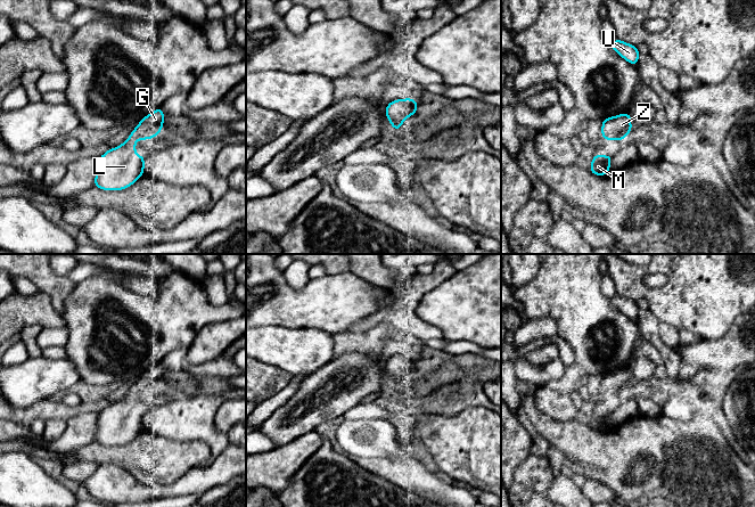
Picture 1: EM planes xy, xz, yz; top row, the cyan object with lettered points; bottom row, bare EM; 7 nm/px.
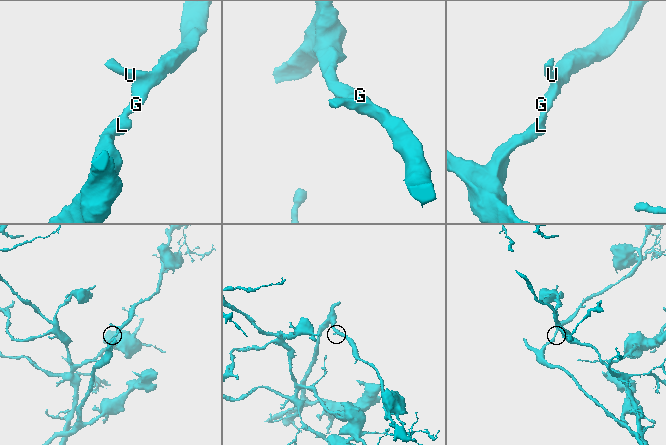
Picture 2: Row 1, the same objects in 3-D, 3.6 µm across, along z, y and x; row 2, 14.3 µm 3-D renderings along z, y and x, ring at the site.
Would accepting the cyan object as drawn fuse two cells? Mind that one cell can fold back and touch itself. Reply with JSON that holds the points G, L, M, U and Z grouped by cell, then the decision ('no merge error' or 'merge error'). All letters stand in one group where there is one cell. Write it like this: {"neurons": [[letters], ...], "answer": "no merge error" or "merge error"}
{"neurons": [["G", "L", "M", "U", "Z"]], "answer": "no merge error"}

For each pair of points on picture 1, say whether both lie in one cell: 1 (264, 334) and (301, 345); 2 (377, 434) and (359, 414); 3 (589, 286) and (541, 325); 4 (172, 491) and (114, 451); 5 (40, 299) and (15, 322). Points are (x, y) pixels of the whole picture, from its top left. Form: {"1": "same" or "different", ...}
{"1": "same", "2": "different", "3": "different", "4": "different", "5": "same"}

